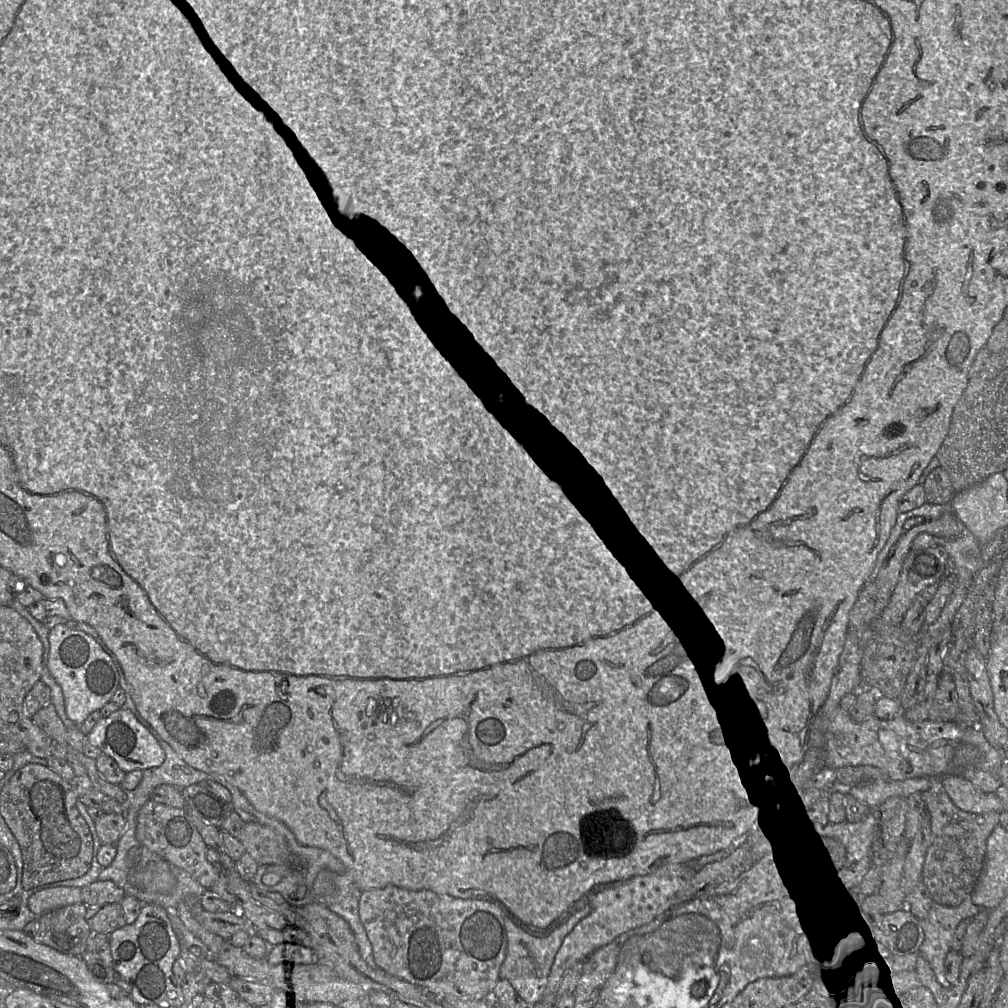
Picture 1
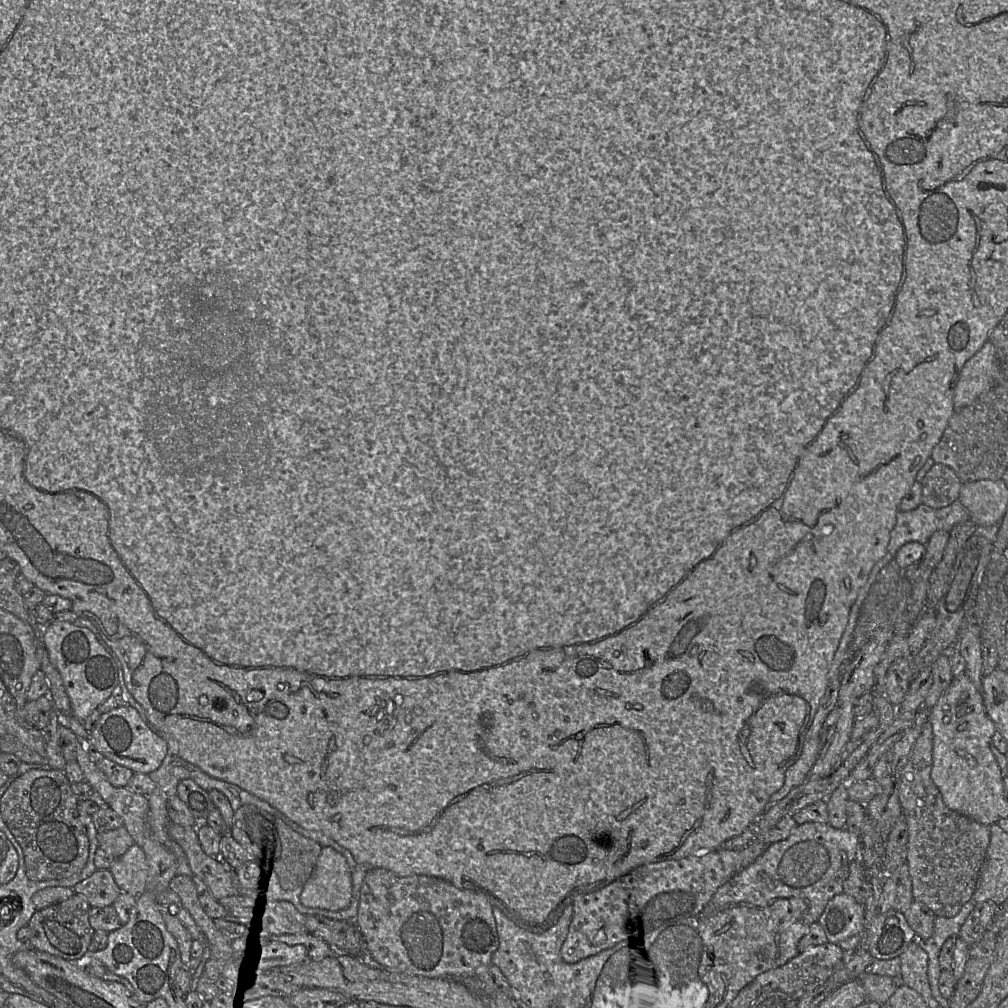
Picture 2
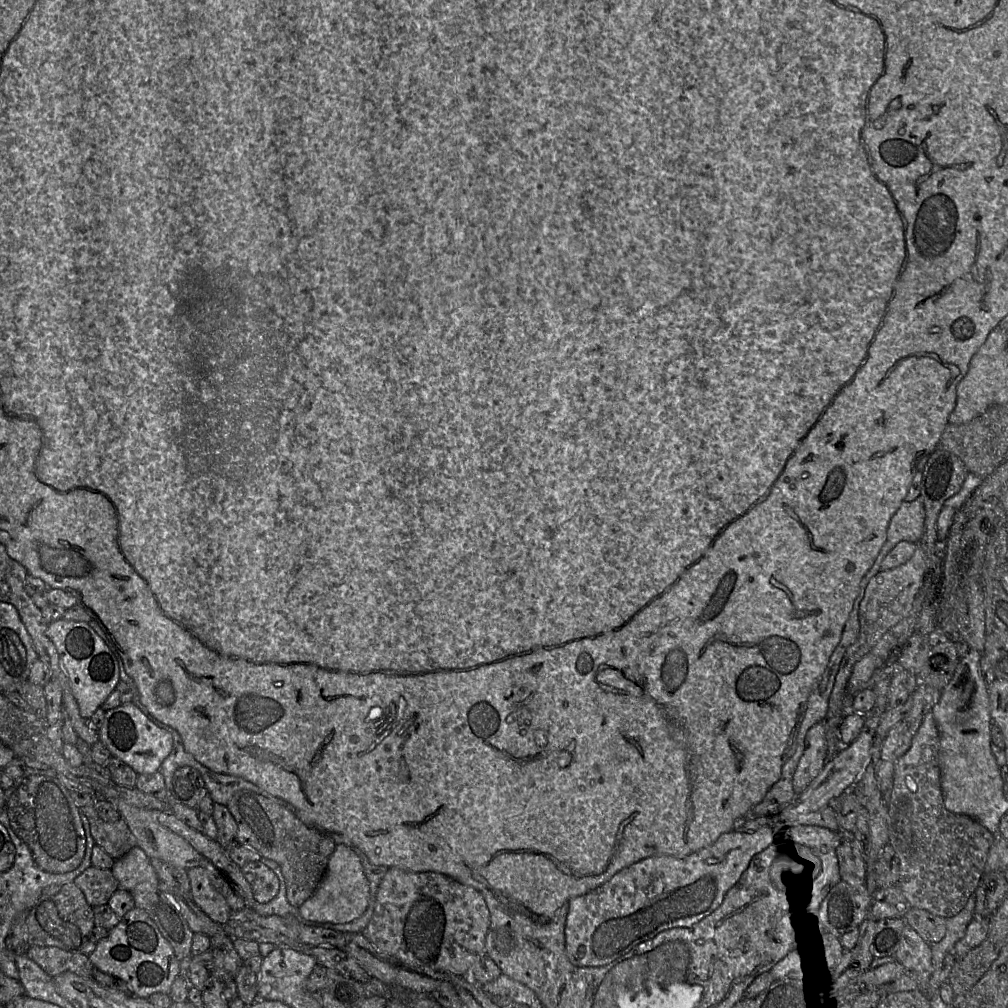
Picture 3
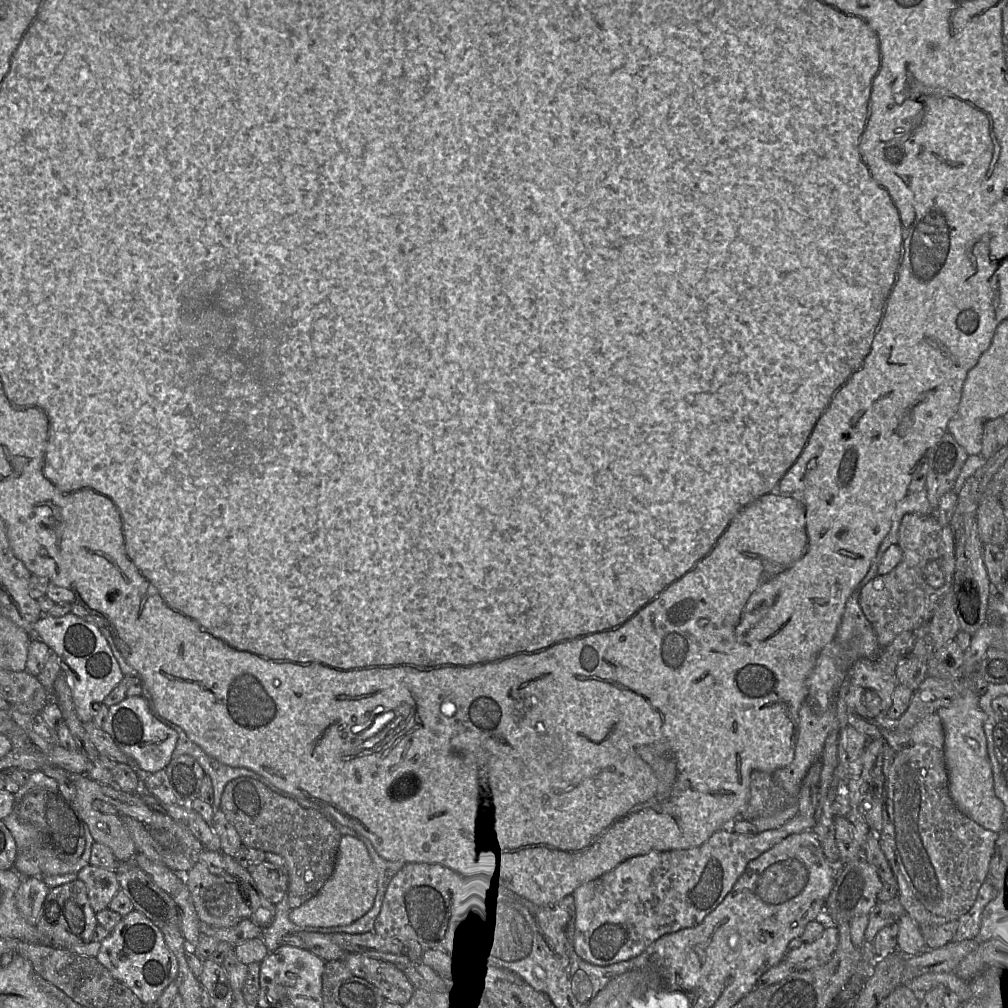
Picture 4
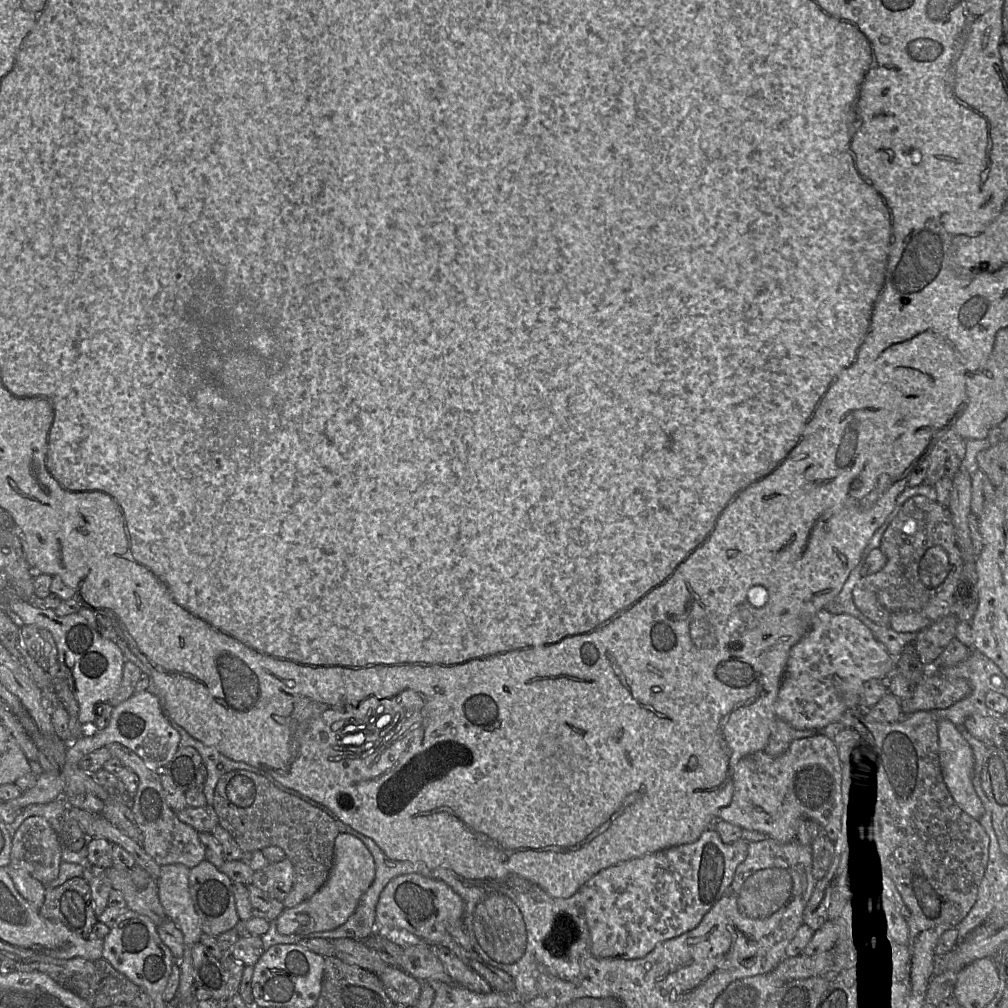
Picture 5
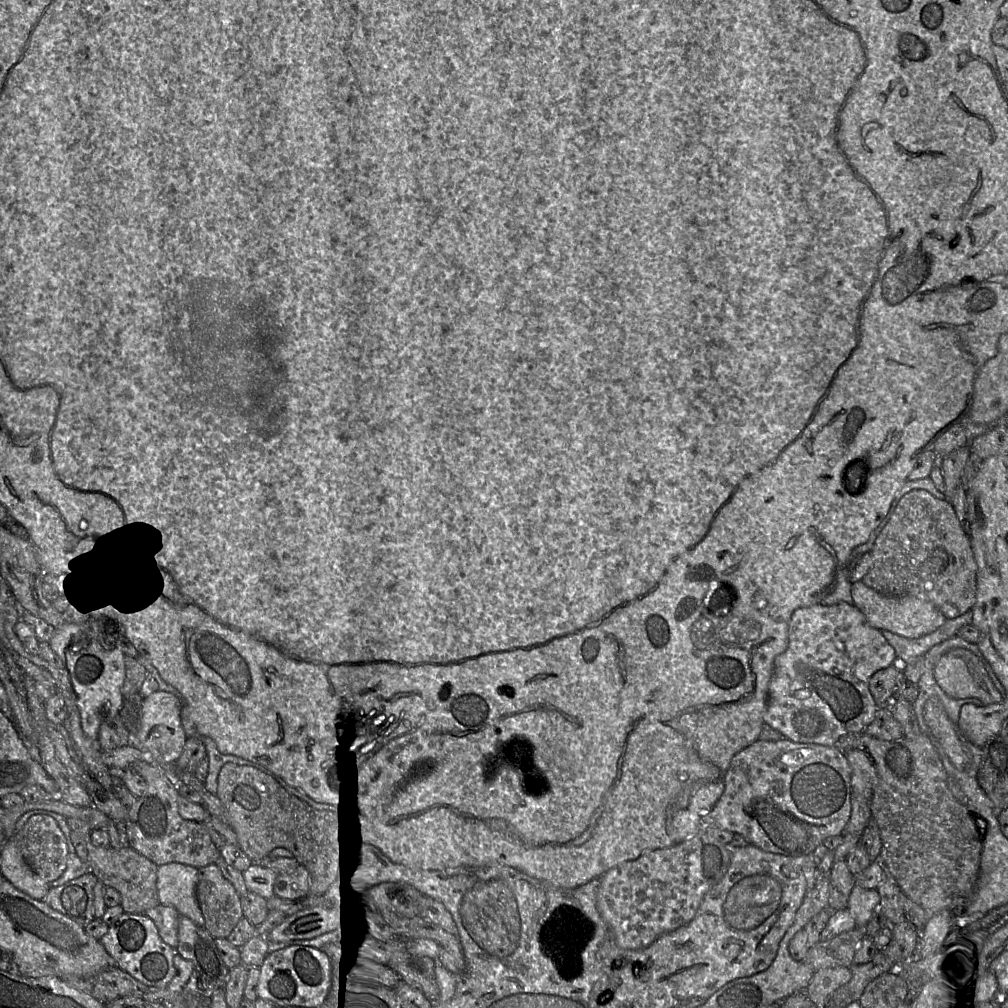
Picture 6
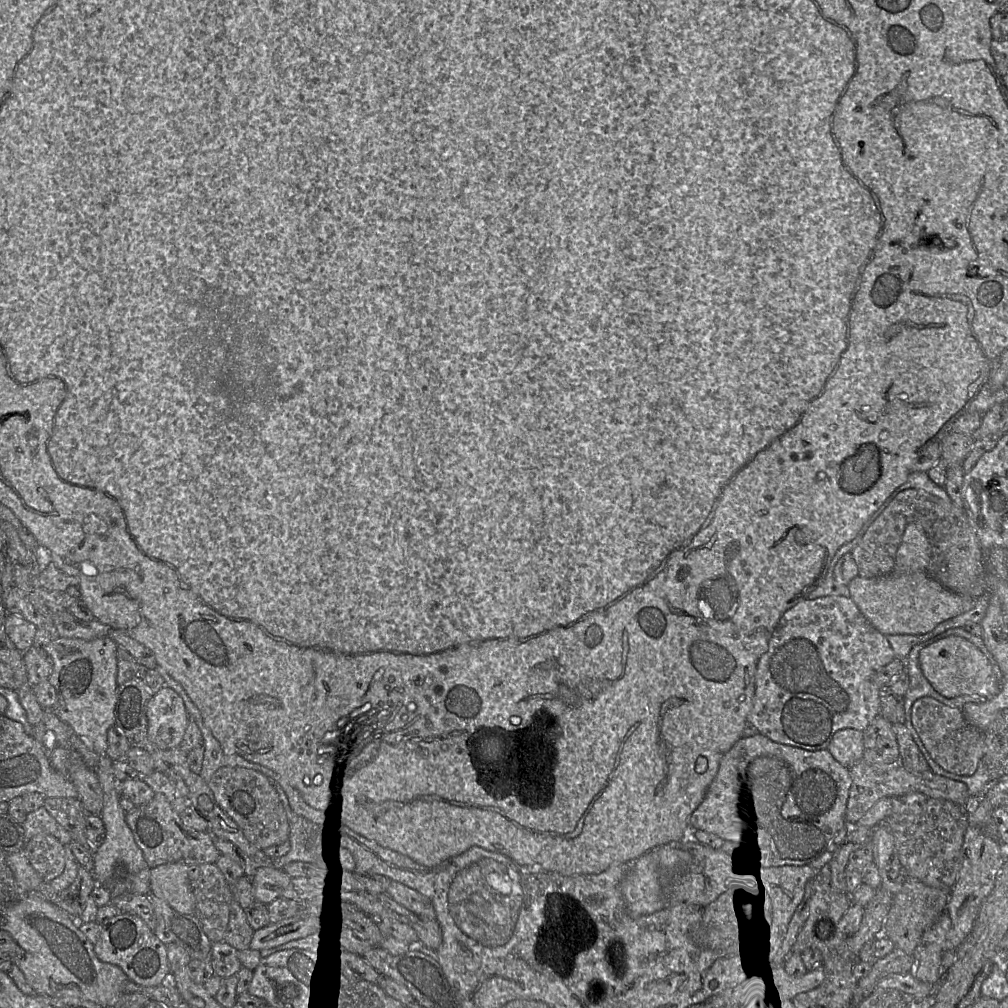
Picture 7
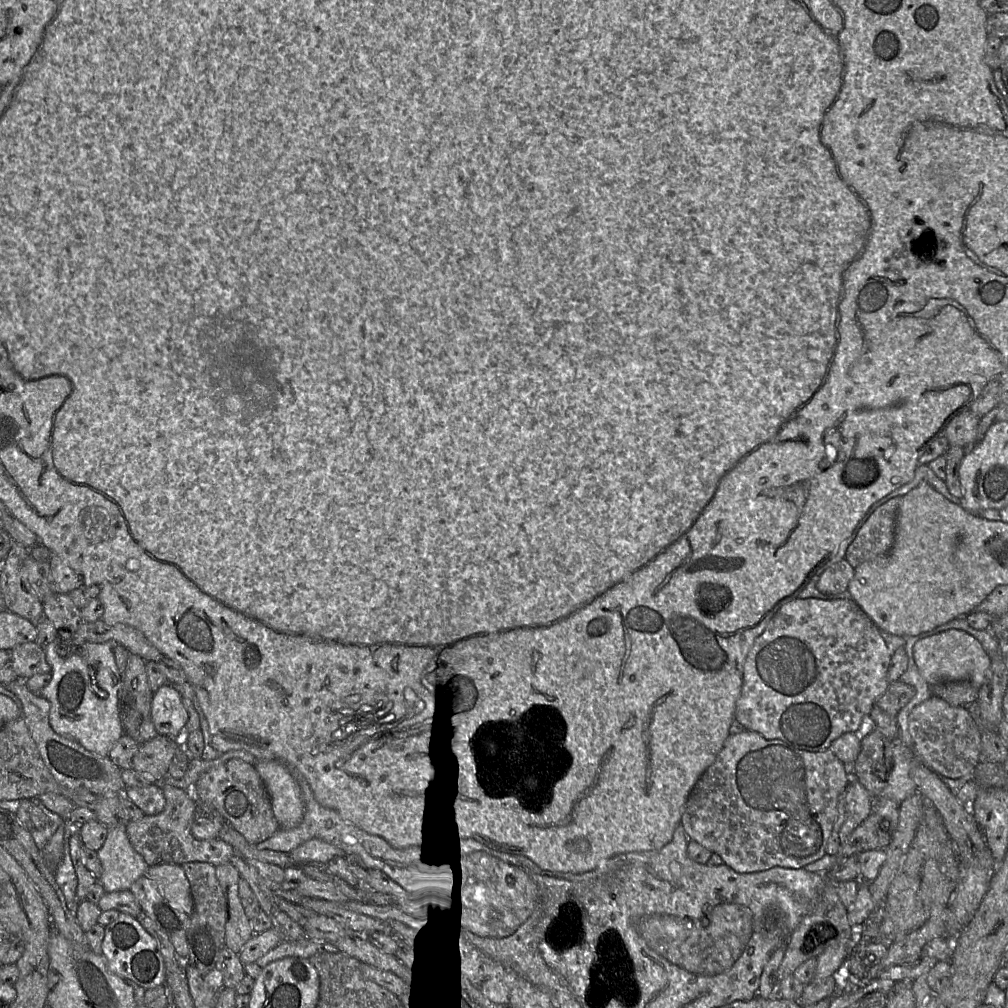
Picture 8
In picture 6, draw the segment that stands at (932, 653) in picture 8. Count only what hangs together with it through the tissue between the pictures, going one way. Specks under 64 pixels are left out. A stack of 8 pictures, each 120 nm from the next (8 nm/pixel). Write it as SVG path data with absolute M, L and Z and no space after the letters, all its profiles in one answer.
M954 648L943 654L933 674L937 684L951 698L977 698L984 705L1003 699L978 656L967 649Z

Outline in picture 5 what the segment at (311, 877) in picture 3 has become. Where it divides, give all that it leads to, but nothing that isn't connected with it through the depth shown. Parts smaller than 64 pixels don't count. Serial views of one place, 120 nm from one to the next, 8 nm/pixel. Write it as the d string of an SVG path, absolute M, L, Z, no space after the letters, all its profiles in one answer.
M234 770L221 776L214 791L213 808L219 824L234 838L243 852L262 850L269 846L280 847L294 868L294 885L282 901L285 908L293 908L308 900L327 881L334 865L334 843L339 830L333 818L304 800L278 789L266 777L248 770Z

